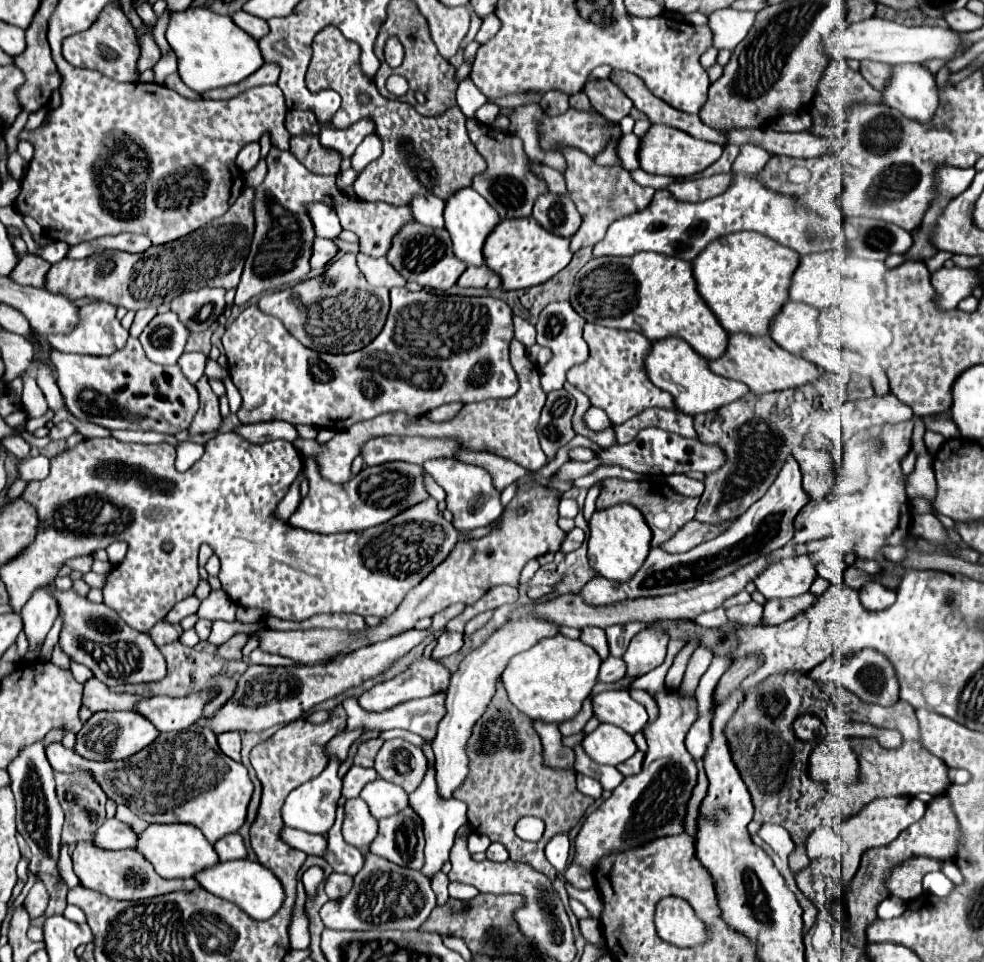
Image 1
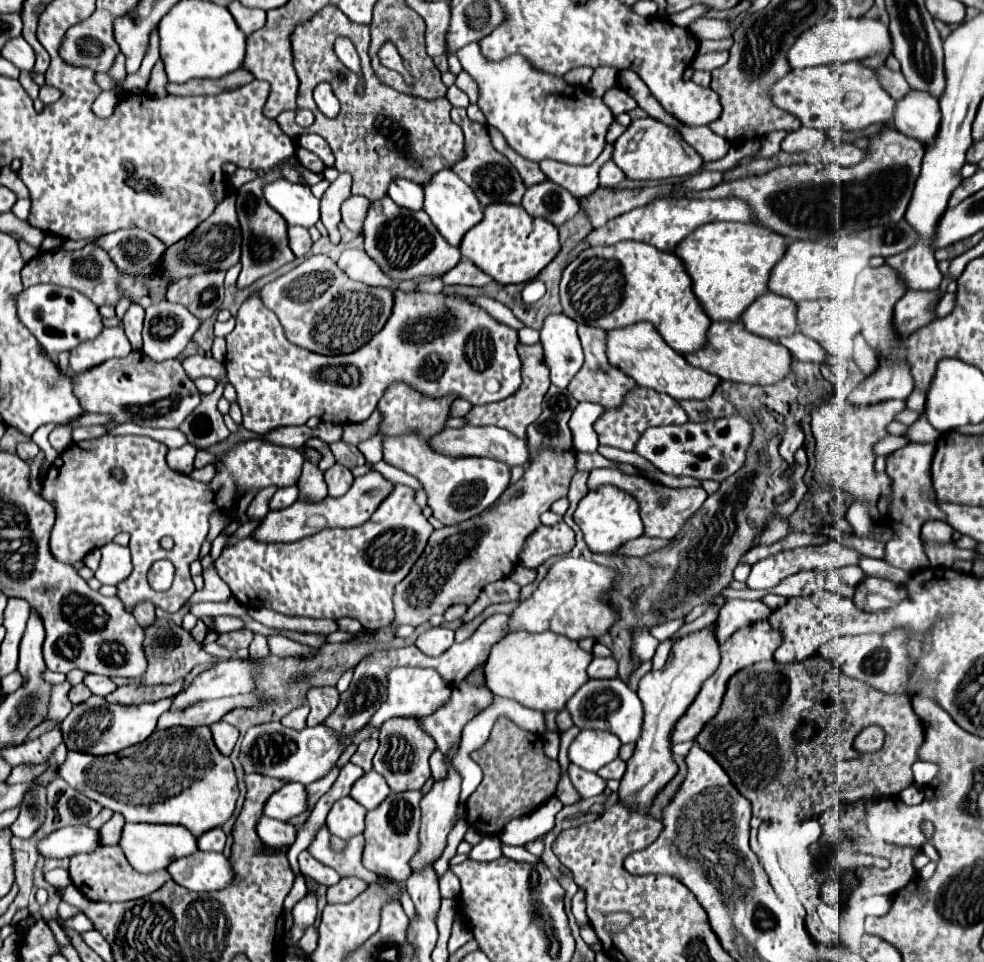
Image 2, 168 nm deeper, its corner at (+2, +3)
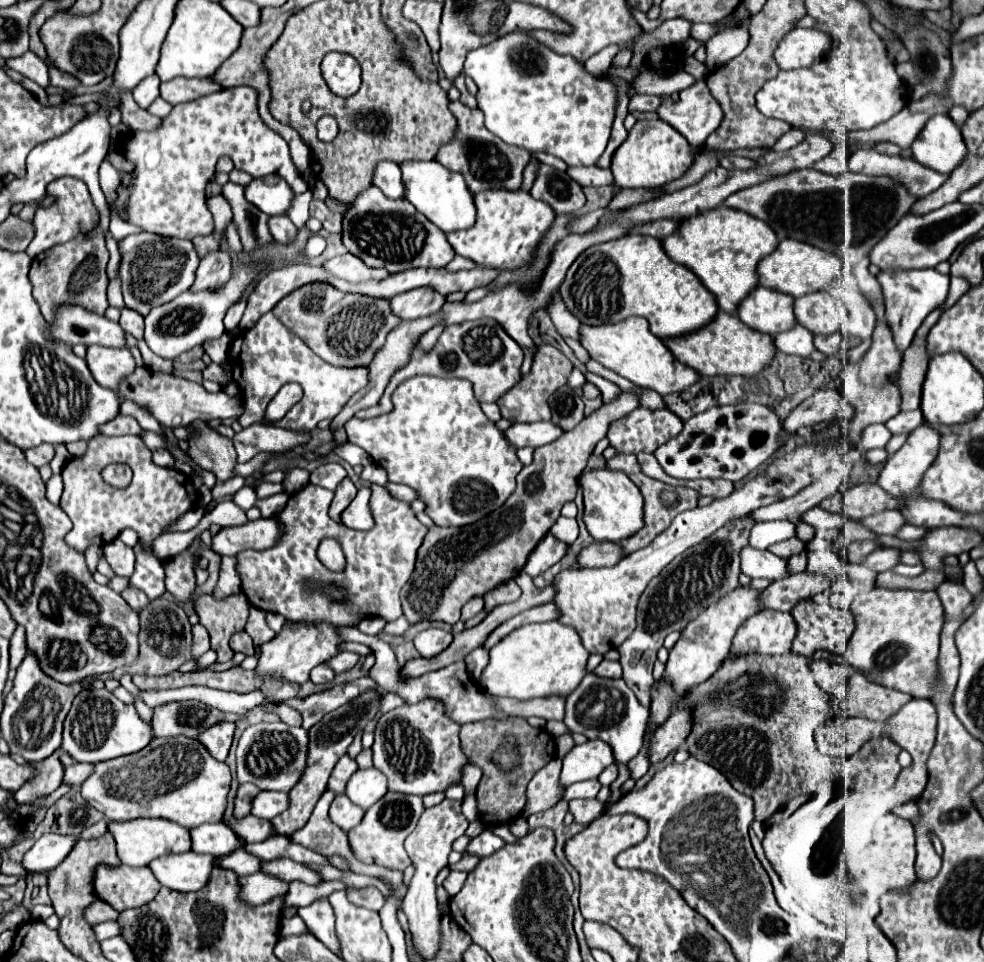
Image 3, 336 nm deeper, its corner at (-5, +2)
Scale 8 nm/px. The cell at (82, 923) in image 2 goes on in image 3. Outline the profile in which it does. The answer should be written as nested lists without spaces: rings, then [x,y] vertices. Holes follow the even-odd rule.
[[[102,922],[102,924],[94,926],[94,932],[96,932],[98,940],[106,940],[106,938],[112,938],[112,936],[120,934],[120,924],[116,924],[116,922]]]

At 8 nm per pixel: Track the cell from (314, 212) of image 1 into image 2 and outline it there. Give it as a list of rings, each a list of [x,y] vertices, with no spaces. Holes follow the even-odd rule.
[[[275,181],[265,185],[263,189],[267,203],[283,215],[289,225],[315,227],[321,219],[321,201],[311,193],[307,185],[291,183],[291,181]]]

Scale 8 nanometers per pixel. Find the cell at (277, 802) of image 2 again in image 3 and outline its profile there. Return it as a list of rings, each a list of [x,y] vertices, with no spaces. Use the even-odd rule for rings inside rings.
[[[258,792],[252,800],[252,814],[270,820],[288,808],[288,794],[284,792]]]

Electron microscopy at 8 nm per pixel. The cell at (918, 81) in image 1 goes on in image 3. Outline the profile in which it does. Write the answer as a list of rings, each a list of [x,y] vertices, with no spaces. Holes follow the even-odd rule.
[[[942,114],[928,120],[912,144],[914,160],[940,174],[950,174],[968,156],[960,128]]]

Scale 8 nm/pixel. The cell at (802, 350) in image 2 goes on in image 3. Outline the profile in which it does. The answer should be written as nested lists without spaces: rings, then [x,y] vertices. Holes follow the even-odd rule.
[[[796,324],[788,332],[778,332],[776,334],[774,336],[774,346],[778,348],[778,352],[808,358],[810,352],[814,352],[812,340],[814,340],[814,334],[808,332],[804,326]]]

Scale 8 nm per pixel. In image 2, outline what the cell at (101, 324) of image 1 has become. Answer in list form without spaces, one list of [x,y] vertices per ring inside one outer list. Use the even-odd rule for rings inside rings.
[[[121,325],[105,327],[97,339],[79,343],[73,351],[69,351],[69,367],[73,371],[91,369],[107,359],[125,357],[131,351],[131,343]]]

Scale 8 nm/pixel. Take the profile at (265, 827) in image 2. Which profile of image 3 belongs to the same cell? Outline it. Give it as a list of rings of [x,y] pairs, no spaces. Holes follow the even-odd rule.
[[[248,814],[248,816],[244,816],[244,818],[230,818],[230,820],[222,820],[228,828],[232,828],[232,832],[240,838],[240,840],[244,840],[244,842],[262,842],[262,840],[266,840],[268,836],[272,836],[274,834],[274,830],[272,830],[272,824],[268,822],[268,820],[260,820],[260,818],[256,818],[256,816],[252,816],[252,814]]]

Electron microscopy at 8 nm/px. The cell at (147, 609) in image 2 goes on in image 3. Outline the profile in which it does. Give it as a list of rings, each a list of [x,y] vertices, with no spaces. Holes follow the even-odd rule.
[[[124,588],[122,590],[122,594],[120,594],[126,602],[128,602],[128,606],[132,608],[132,610],[136,610],[136,612],[140,612],[142,608],[146,608],[148,606],[148,596],[142,592],[142,590],[136,590],[136,588]]]

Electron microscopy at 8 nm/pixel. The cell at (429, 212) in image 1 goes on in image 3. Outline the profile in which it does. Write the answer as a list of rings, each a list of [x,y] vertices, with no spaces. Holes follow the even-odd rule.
[[[380,160],[380,164],[376,164],[372,182],[388,198],[404,198],[404,184],[402,184],[400,168],[396,164],[392,164],[390,160]]]

